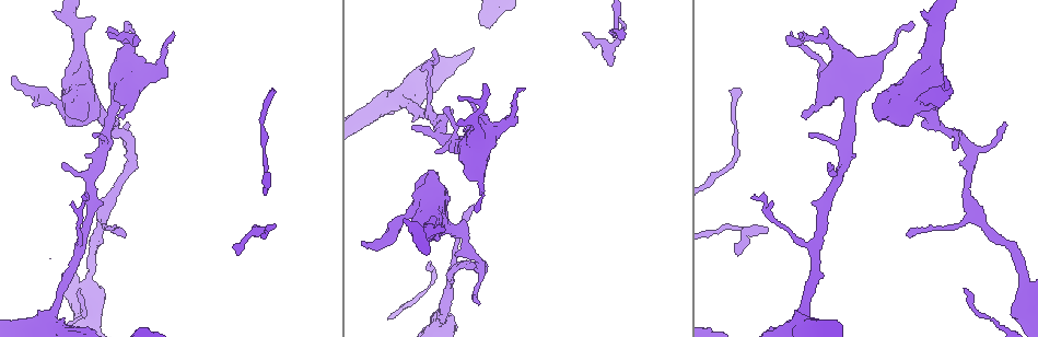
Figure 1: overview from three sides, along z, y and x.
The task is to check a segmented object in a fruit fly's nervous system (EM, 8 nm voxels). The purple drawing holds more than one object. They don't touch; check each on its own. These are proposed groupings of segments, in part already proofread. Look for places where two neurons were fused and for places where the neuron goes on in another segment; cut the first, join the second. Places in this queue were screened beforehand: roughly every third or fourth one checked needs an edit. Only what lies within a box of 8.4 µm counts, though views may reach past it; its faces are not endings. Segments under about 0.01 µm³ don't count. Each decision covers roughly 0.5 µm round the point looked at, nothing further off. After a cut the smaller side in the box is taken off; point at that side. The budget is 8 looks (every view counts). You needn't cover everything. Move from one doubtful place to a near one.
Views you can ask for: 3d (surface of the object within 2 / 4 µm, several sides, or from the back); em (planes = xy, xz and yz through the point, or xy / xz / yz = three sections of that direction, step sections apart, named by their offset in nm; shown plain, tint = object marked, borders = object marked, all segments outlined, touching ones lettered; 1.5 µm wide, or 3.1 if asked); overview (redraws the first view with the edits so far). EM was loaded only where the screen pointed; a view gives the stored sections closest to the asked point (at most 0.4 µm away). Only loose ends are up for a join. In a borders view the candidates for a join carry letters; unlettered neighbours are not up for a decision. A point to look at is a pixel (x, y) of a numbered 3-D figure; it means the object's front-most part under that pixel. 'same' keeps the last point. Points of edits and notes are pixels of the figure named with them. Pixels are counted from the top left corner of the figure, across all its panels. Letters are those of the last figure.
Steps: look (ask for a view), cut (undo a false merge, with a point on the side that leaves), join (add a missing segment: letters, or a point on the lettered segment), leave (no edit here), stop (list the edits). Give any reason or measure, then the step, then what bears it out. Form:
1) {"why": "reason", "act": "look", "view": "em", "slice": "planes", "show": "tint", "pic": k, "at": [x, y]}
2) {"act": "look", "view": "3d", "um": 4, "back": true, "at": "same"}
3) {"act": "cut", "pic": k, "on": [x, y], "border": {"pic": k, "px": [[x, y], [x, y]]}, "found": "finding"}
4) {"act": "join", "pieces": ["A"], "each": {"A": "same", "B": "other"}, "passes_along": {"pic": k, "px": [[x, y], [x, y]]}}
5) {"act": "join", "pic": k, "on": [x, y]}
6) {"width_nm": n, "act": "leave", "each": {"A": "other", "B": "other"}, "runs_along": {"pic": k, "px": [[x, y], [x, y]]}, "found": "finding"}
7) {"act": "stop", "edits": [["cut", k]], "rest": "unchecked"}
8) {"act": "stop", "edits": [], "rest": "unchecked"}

{"why": "two arms at a narrow angle", "act": "look", "view": "em", "slice": "planes", "show": "plain", "pic": 1, "at": [929, 108]}

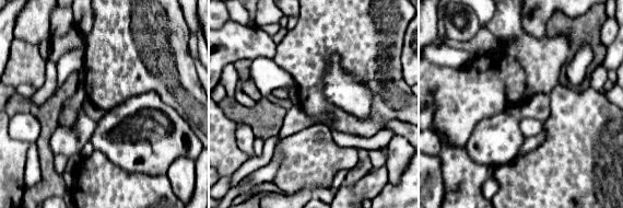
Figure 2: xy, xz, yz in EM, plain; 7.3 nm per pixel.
{"act": "look", "view": "em", "slice": "planes", "show": "borders", "at": "same"}

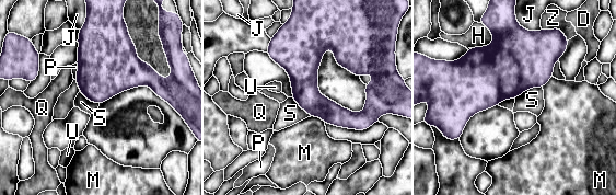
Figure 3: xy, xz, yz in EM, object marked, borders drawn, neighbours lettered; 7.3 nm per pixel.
{"width_nm": 200, "act": "leave", "each": {"D": "other", "H": "other", "J": "other", "M": "other", "P": "other", "Q": "other", "S": "other", "U": "other", "Z": "other"}, "border": {"pic": 3, "px": [[542, 87], [531, 87], [515, 99]]}, "found": "none of them fits"}

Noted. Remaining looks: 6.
{"why": "thin end", "act": "look", "view": "3d", "um": 4, "pic": 1, "at": [914, 25]}

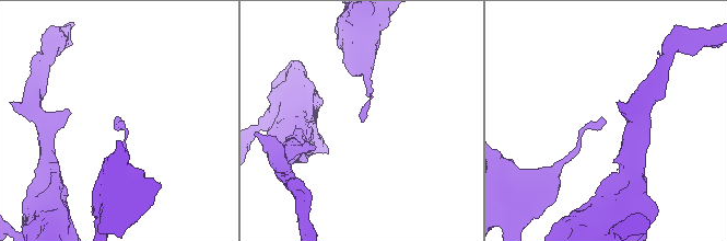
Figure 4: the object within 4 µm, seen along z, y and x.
{"act": "look", "view": "em", "slice": "planes", "show": "tint", "pic": 4, "at": [117, 121]}

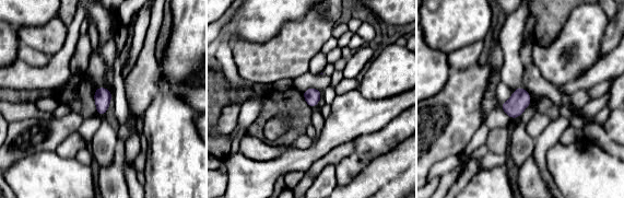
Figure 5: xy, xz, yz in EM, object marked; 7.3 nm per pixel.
{"why": "see the neighbours", "act": "look", "view": "em", "slice": "planes", "show": "borders", "at": "same"}

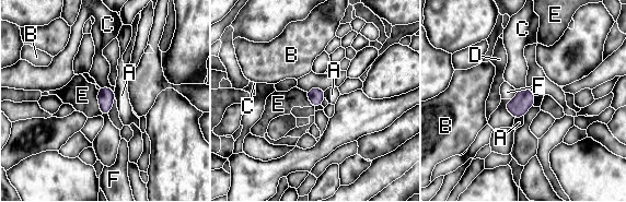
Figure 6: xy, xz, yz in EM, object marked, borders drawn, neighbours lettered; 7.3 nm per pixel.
{"width_nm": 120, "act": "leave", "each": {"A": "other", "B": "other", "C": "other", "D": "other", "E": "other", "F": "other"}, "border": {"pic": 6, "px": [[97, 90], [97, 104], [101, 115]]}, "found": "no lettered segment goes on from it"}

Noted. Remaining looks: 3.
{"act": "look", "view": "3d", "um": 4, "pic": 1, "at": [826, 32]}

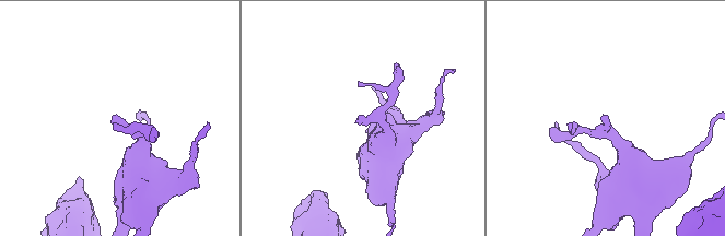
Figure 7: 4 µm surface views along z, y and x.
{"act": "look", "view": "em", "slice": "yz", "step": 8, "show": "tint", "pic": 7, "at": [608, 122]}

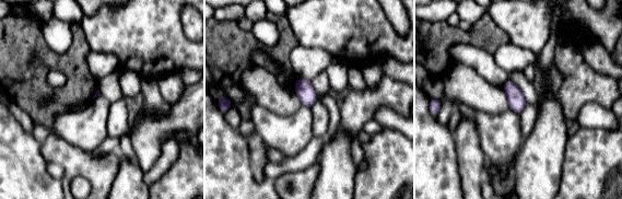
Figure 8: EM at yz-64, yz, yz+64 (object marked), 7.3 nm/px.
{"act": "look", "view": "em", "slice": "planes", "show": "borders", "at": "same"}

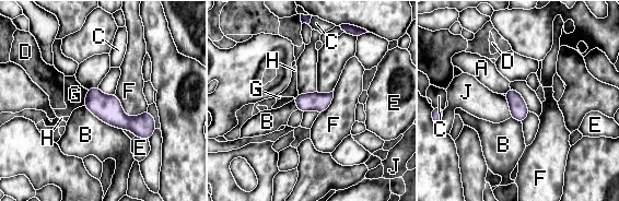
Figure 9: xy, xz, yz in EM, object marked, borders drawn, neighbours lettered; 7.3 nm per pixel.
{"act": "leave", "each": {"A": "other", "B": "other", "C": "other", "D": "other", "E": "other", "F": "other", "G": "other", "H": "other", "J": "other"}, "border": {"pic": 9, "px": [[298, 108], [303, 111]]}, "found": "none of them fits"}

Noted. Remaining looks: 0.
{"act": "stop", "edits": [], "rest": "unchecked"}

